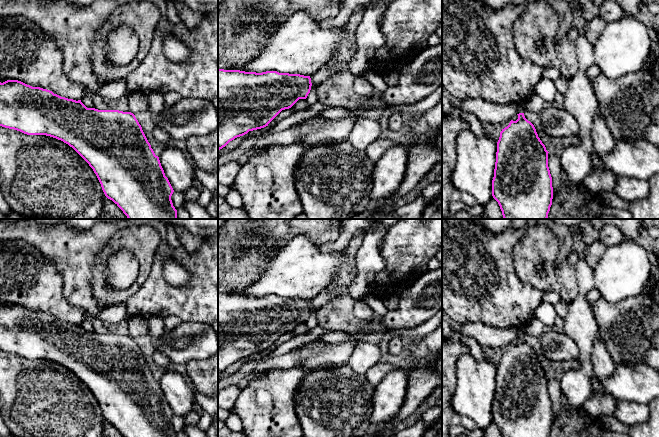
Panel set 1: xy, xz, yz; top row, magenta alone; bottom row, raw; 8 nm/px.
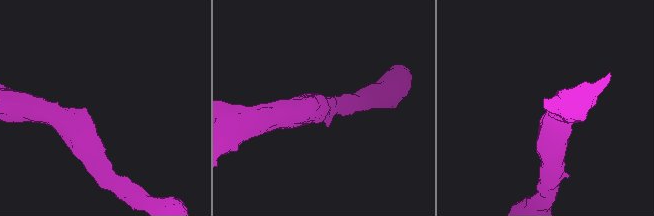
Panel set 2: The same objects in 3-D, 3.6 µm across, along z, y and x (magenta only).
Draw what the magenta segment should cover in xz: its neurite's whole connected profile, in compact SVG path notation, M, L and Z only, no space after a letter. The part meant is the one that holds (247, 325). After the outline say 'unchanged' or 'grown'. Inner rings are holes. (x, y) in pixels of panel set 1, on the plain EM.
M218 293L218 375L230 365L247 358L249 355L268 350L282 334L291 332L299 323L306 323L311 310L310 300L300 298Z; unchanged

